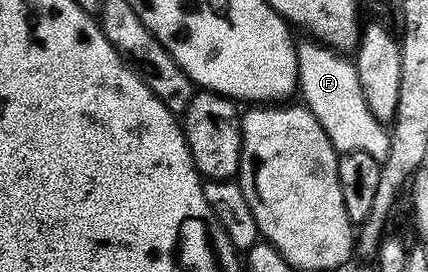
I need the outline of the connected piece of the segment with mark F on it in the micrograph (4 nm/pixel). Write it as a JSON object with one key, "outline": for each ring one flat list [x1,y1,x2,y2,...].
{"outline":[[317,40,299,41,298,52,298,90,304,105,316,116,320,128,332,140,339,155,350,152,368,152,382,163,388,156,390,130,368,108,364,100,364,88,360,88,360,76,353,61,339,51,322,45]]}

